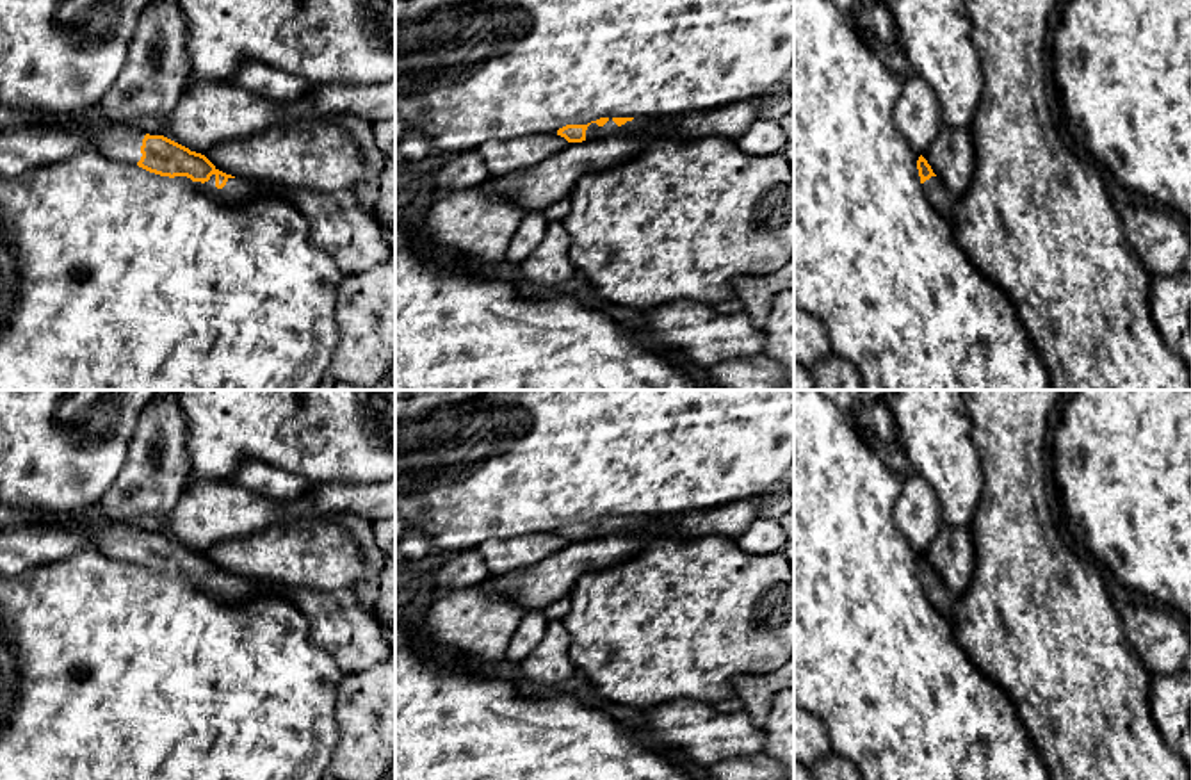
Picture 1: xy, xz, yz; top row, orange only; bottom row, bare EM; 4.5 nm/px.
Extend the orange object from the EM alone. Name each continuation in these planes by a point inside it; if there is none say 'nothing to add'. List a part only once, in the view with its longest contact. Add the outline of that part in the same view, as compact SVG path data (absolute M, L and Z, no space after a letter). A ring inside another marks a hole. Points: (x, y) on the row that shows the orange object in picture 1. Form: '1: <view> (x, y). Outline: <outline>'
1: xy (116, 141). Outline: M0 107L0 130L7 130L23 123L41 123L48 126L62 126L66 130L84 130L91 135L93 150L114 160L128 160L137 164L142 157L141 146L144 132L125 125L94 125L85 110L82 112L41 112Z
2: xz (640, 123). Outline: M637 116L632 121L618 126L612 118L604 126L591 123L586 130L586 141L607 139L612 135L628 135L632 132L653 132L657 139L673 139L671 128L666 125L657 125L650 118Z

